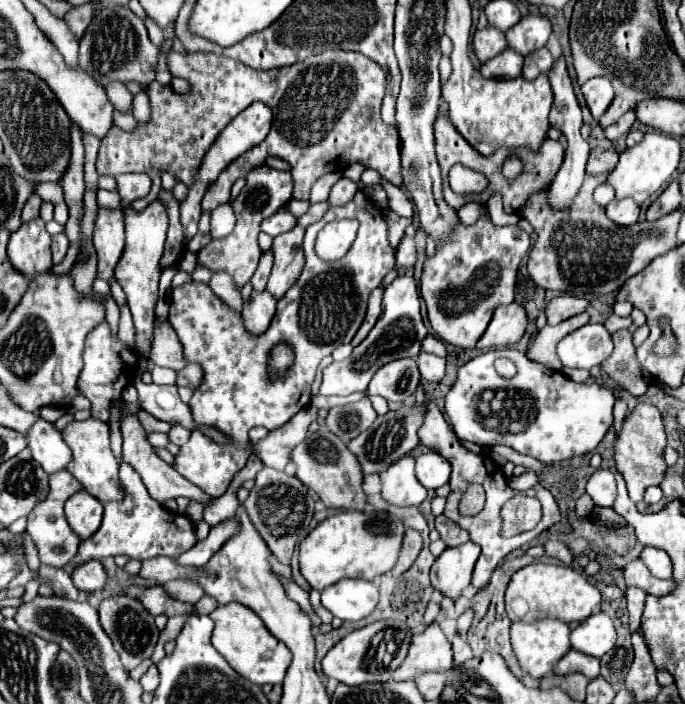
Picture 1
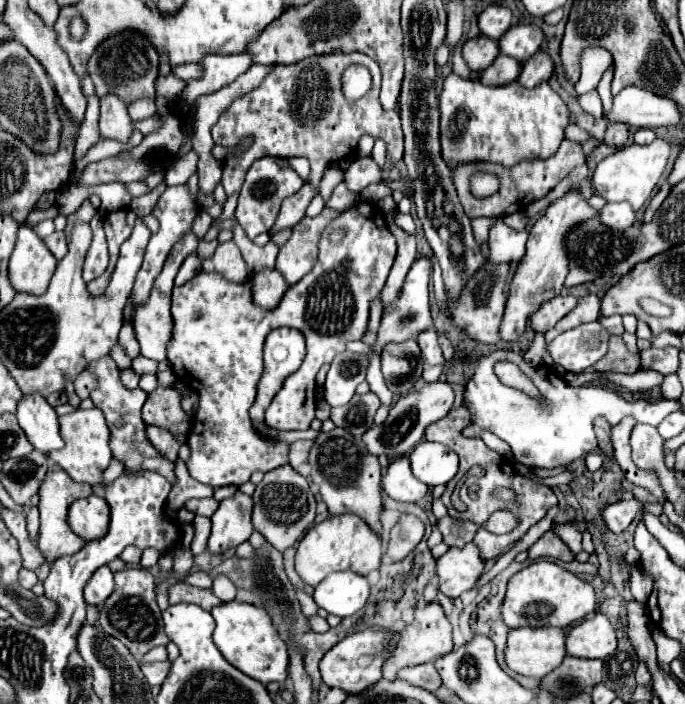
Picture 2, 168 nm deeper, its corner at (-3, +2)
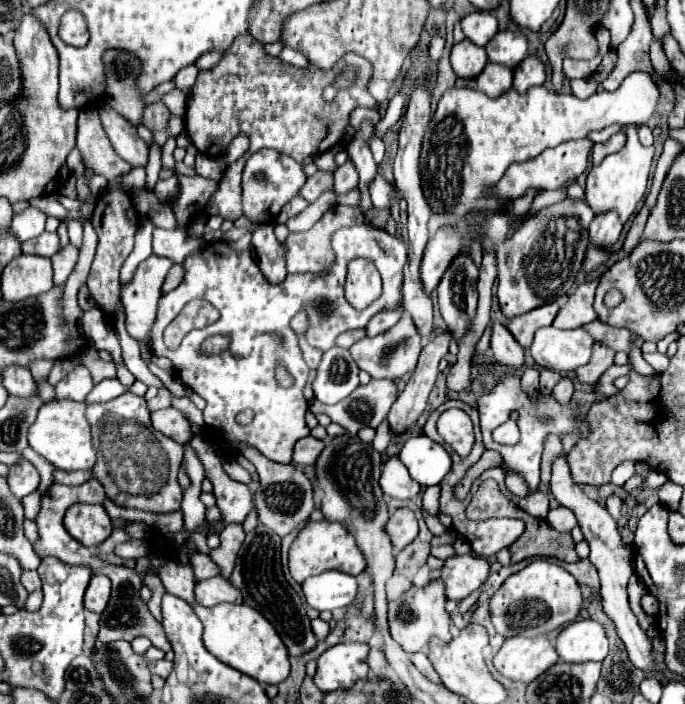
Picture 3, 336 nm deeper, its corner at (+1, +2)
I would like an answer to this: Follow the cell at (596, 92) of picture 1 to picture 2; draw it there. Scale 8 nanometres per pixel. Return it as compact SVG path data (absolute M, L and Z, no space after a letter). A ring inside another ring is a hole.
M586 48L582 52L582 74L576 82L576 92L586 94L598 88L602 74L612 66L612 56L604 48Z

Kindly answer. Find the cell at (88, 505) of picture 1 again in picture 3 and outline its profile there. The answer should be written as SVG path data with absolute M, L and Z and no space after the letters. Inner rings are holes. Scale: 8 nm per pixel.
M74 504L64 516L64 526L88 548L96 548L112 534L112 520L100 504Z

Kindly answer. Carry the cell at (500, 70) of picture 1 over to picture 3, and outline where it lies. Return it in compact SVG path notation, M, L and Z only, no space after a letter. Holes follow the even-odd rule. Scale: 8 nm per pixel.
M488 62L482 74L476 78L476 90L484 92L486 96L502 96L502 92L512 88L512 70L500 64Z

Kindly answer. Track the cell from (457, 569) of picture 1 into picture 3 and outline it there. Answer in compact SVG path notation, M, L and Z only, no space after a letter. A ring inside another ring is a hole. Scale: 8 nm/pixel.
M476 554L452 556L442 566L442 580L446 584L448 600L460 602L470 592L478 590L490 576L490 562Z

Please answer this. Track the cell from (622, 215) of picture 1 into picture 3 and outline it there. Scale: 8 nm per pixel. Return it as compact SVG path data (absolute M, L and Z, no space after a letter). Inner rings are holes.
M604 212L596 214L596 218L590 224L590 242L598 248L610 248L622 232L620 218L616 212Z

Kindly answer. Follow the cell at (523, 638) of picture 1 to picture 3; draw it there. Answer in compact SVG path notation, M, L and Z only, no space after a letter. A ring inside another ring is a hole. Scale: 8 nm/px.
M546 636L506 638L498 654L494 656L494 668L502 676L526 684L538 678L556 662L558 662L558 654Z

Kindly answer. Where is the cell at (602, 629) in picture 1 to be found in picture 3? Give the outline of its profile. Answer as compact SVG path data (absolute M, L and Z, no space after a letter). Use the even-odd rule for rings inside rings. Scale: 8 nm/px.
M578 620L568 624L556 638L556 652L562 662L602 662L608 654L608 638L596 620Z

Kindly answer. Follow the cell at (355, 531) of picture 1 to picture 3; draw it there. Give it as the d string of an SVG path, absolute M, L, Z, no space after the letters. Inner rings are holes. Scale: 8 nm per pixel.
M308 520L306 526L298 532L296 540L290 546L288 568L290 568L292 578L302 584L308 576L322 574L324 570L340 570L344 574L358 576L360 572L364 572L366 560L364 560L362 552L358 550L354 536L348 534L348 530L342 524L328 522L328 520L320 520L320 522Z

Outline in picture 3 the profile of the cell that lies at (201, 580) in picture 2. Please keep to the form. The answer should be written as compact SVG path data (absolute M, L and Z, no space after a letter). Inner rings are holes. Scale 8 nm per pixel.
M192 554L190 556L190 564L194 566L194 576L198 580L204 580L204 578L212 578L212 576L218 576L220 574L220 568L212 562L210 556L206 554Z

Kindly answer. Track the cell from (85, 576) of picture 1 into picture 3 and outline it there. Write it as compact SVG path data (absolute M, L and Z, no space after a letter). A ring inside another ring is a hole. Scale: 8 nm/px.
M94 574L84 594L86 610L102 614L106 610L108 600L110 600L110 580L102 574Z

